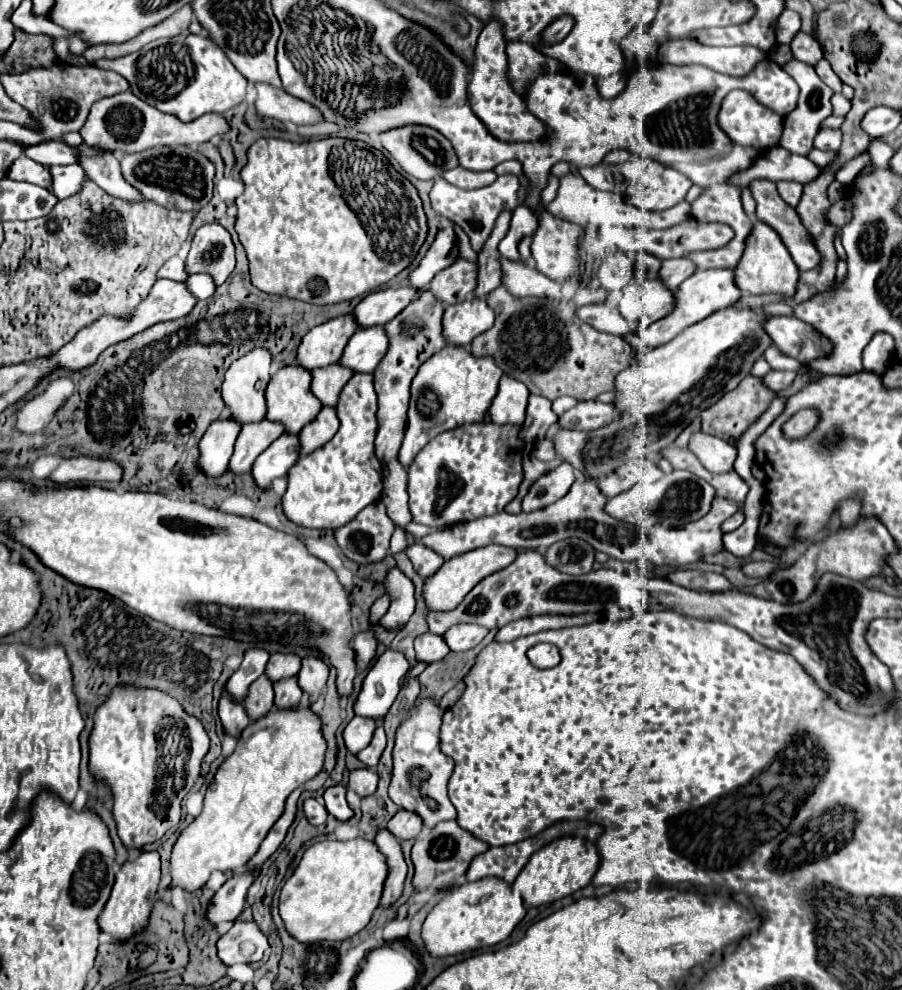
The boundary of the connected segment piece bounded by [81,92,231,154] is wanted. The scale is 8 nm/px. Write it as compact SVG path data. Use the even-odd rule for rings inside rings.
M121 92L115 96L109 96L105 100L99 100L93 104L89 120L85 122L85 128L81 128L81 136L85 144L101 144L101 148L113 148L113 152L143 152L153 146L171 146L171 144L203 144L211 138L225 136L231 130L229 122L221 114L205 114L191 122L181 122L173 114L165 114L143 100L139 100L133 92Z

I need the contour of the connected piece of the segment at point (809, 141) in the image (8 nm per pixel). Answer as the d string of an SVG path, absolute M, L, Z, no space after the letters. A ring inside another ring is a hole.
M789 60L787 64L781 66L795 82L797 86L801 88L799 92L799 102L797 102L797 108L791 110L789 114L783 116L783 138L781 138L781 146L793 154L809 154L809 150L813 148L813 136L819 132L819 124L823 118L827 118L831 114L831 104L829 104L829 98L831 98L831 88L825 86L821 82L821 78L817 76L815 68L809 66L809 64L801 64L799 60Z

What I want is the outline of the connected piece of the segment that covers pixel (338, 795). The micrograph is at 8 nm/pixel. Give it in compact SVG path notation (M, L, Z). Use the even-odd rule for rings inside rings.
M337 784L337 786L327 788L325 794L323 794L323 798L325 798L325 808L327 808L327 812L329 812L331 816L335 816L337 820L347 822L347 820L353 818L353 810L351 810L351 806L349 806L347 800L345 800L345 786Z

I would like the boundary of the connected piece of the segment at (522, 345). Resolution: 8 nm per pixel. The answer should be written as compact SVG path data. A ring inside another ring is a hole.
M505 286L495 288L487 296L487 300L489 300L489 306L493 306L497 318L489 332L483 332L481 336L473 340L471 352L475 356L493 356L497 360L497 366L501 366L505 374L525 382L531 394L539 394L549 400L555 400L565 394L577 400L595 400L601 392L613 390L615 382L611 380L615 380L617 372L627 368L629 362L635 358L635 350L623 338L597 332L593 326L577 320L575 308L569 302L561 304L561 302L547 300L547 298L517 300L515 296L507 292Z

